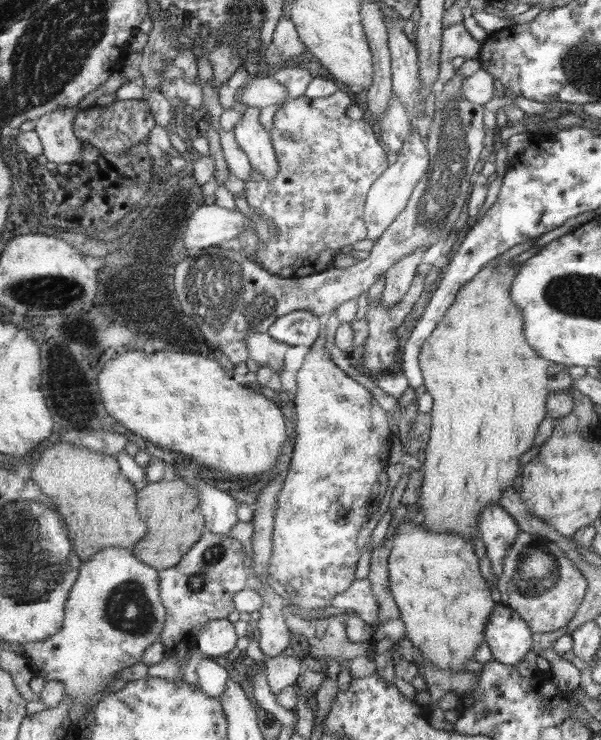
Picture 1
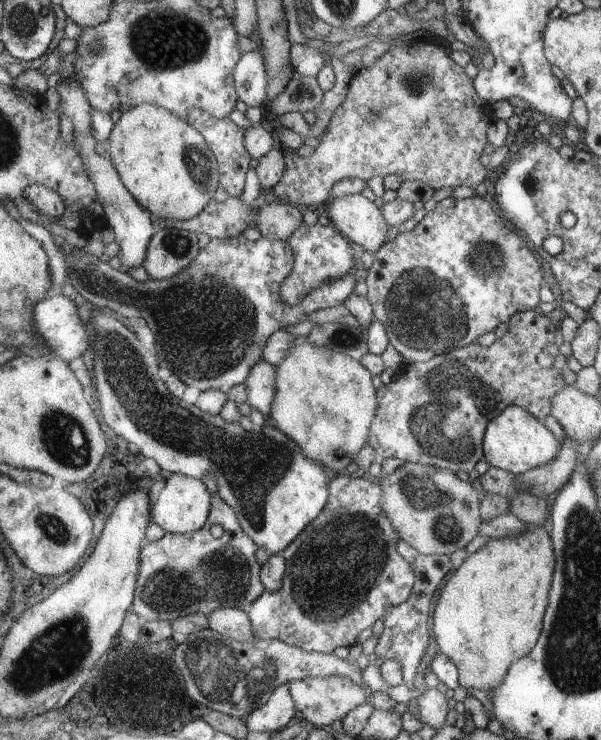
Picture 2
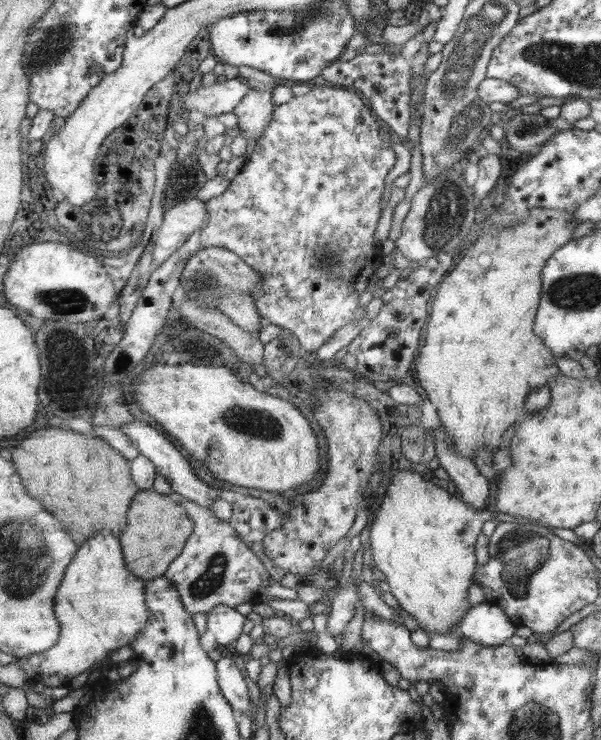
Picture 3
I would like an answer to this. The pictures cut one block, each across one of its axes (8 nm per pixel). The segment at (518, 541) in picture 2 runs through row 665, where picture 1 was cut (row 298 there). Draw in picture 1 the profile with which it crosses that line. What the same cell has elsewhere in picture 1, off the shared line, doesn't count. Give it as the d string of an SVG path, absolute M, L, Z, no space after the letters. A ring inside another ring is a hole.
M512 259L498 260L496 263L487 263L487 266L483 267L483 270L474 279L468 283L464 283L460 287L460 291L456 293L456 297L454 297L454 304L448 307L448 310L444 313L444 317L442 317L441 324L426 340L419 354L419 366L423 373L423 384L426 387L427 394L432 396L433 408L429 413L431 417L431 431L425 449L426 460L421 468L424 482L417 506L418 511L422 512L424 517L424 520L420 523L424 527L428 527L430 531L436 531L438 533L454 532L472 541L472 535L474 535L474 531L479 526L482 507L486 507L488 503L500 504L500 495L504 494L503 492L508 487L514 486L514 480L516 480L518 470L520 470L518 458L524 452L528 452L530 446L534 446L532 442L534 442L534 434L538 430L538 424L546 418L547 397L552 393L567 391L574 382L566 367L551 363L543 357L540 357L531 345L528 344L527 338L525 338L524 315L522 315L522 309L512 301L511 296L512 282L516 279L520 265L515 264Z

